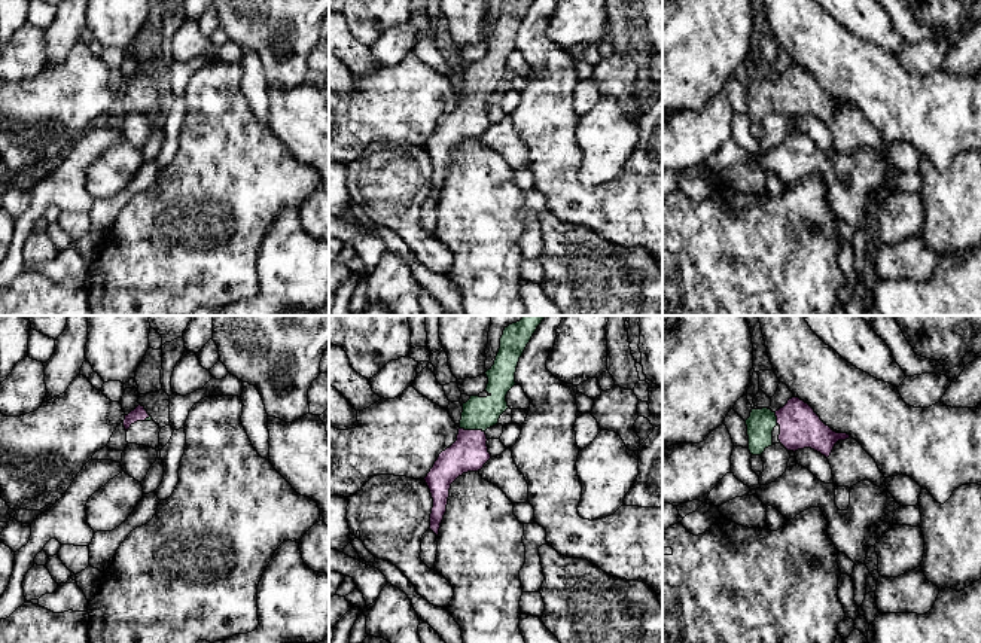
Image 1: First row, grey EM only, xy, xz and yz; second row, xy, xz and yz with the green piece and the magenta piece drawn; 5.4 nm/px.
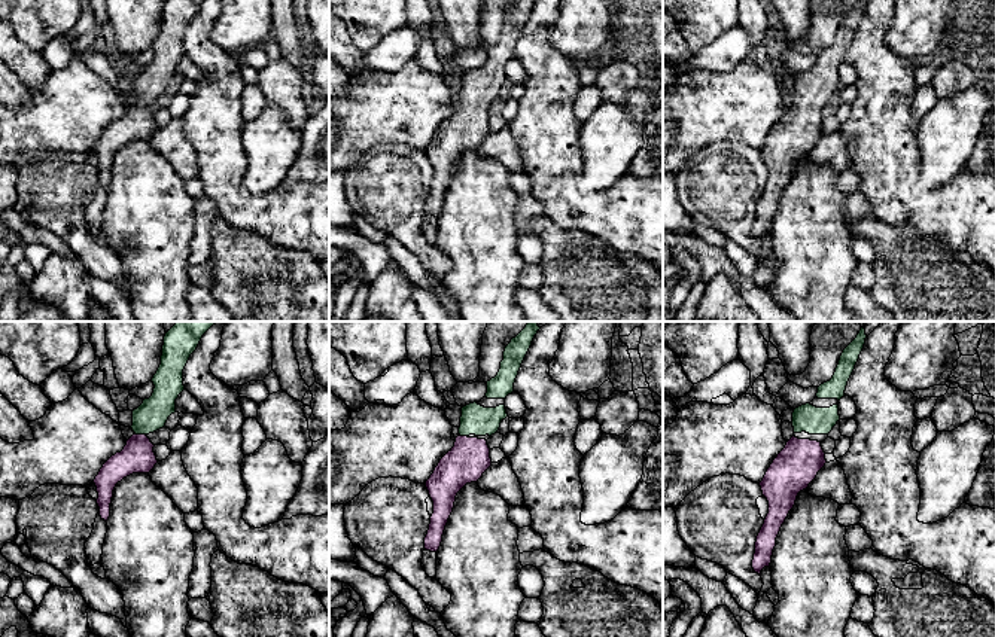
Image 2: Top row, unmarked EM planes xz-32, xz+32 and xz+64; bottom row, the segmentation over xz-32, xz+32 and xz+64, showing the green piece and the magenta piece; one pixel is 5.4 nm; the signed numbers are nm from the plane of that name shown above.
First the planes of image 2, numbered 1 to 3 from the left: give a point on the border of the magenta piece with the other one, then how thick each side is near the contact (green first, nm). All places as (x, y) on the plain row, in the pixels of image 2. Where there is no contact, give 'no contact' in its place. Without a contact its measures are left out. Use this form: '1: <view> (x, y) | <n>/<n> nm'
1: xz-32 (140, 100) | 170/180 nm
2: xz+32 (463, 101) | 160/220 nm
3: no contact

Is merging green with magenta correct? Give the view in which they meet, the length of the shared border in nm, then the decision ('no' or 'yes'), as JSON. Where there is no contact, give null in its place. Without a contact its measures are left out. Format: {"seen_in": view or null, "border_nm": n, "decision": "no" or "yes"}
{"seen_in": "xz", "border_nm": 140, "decision": "yes"}

